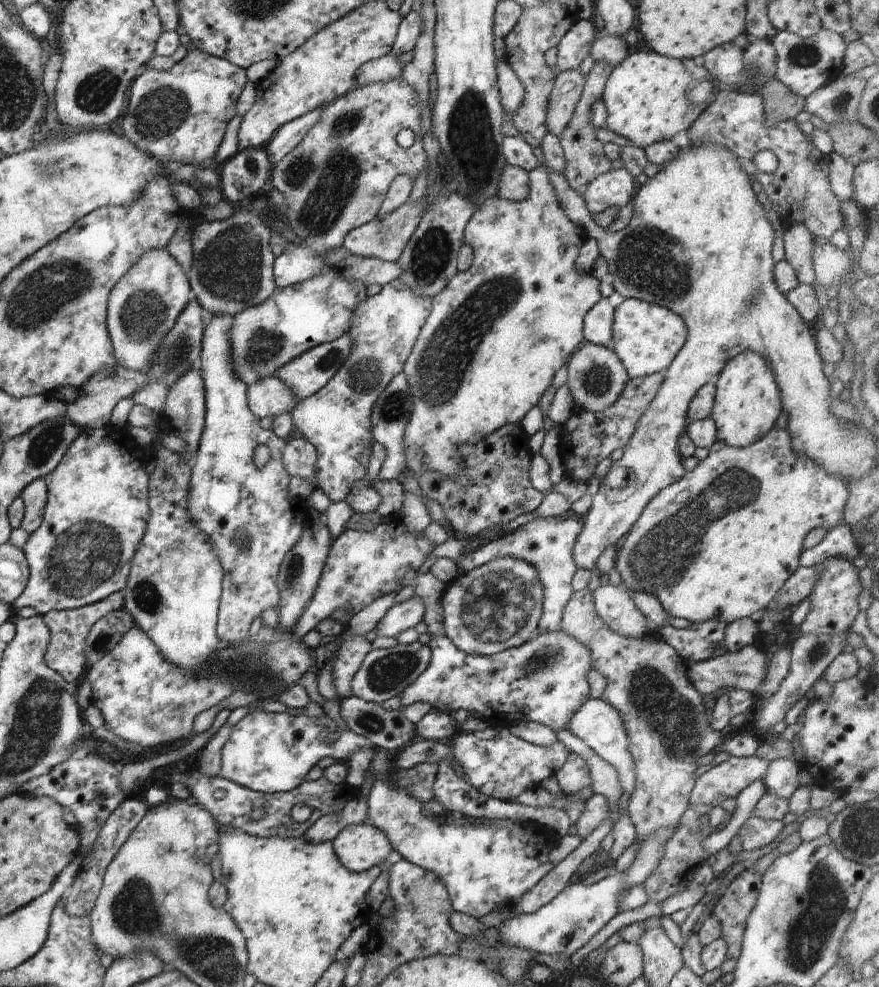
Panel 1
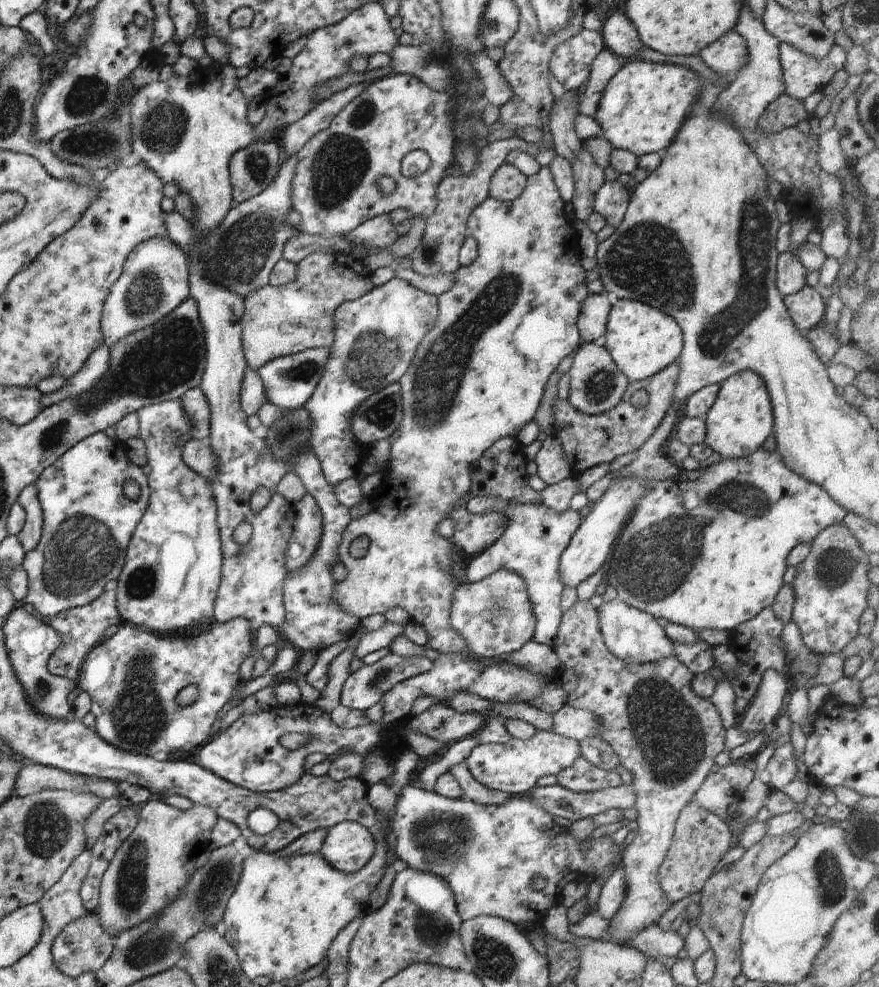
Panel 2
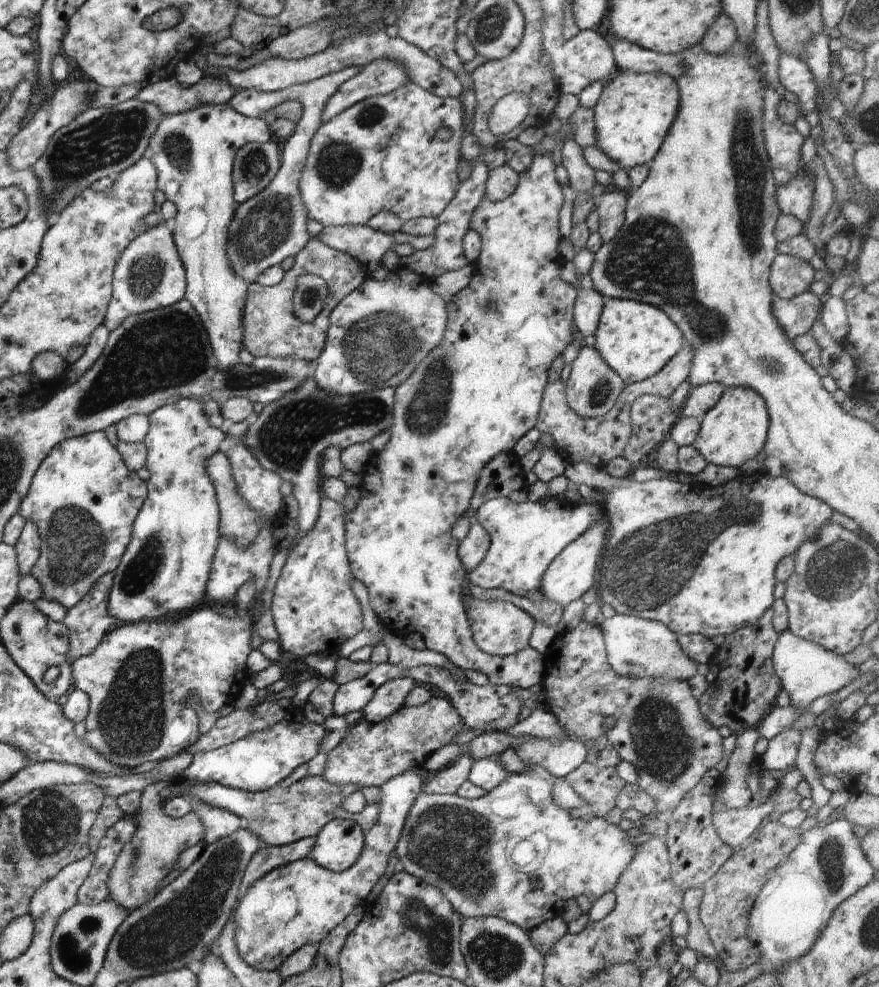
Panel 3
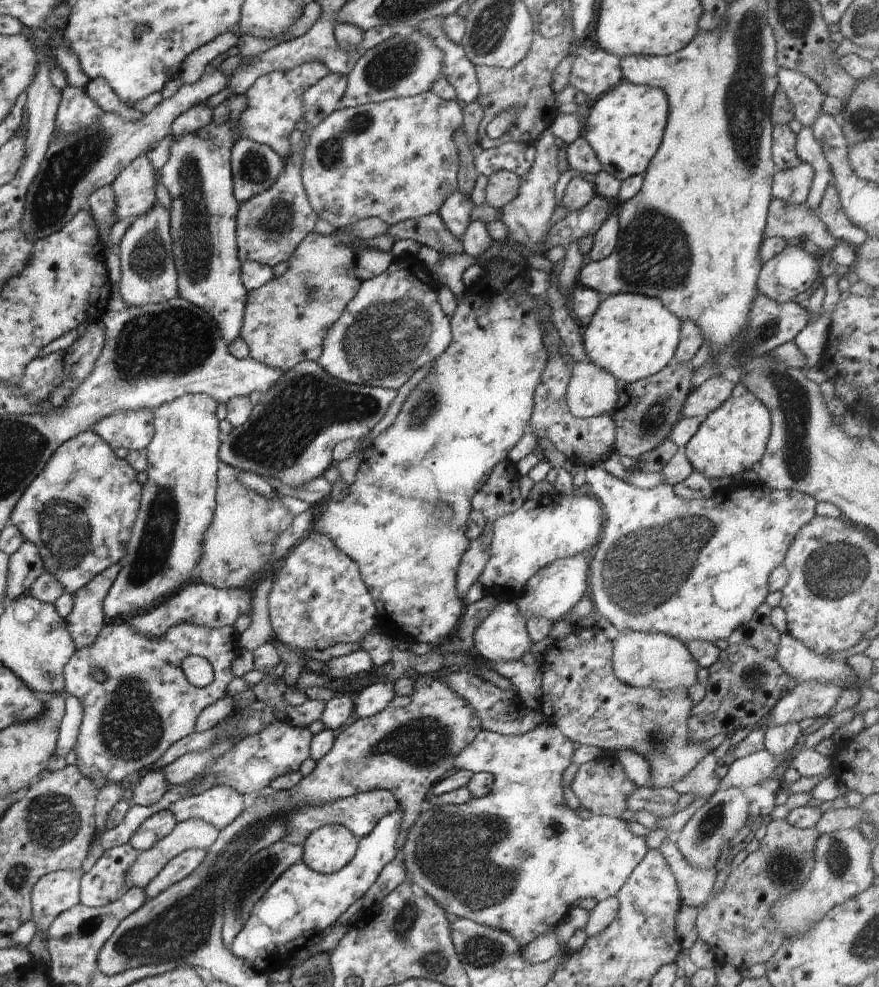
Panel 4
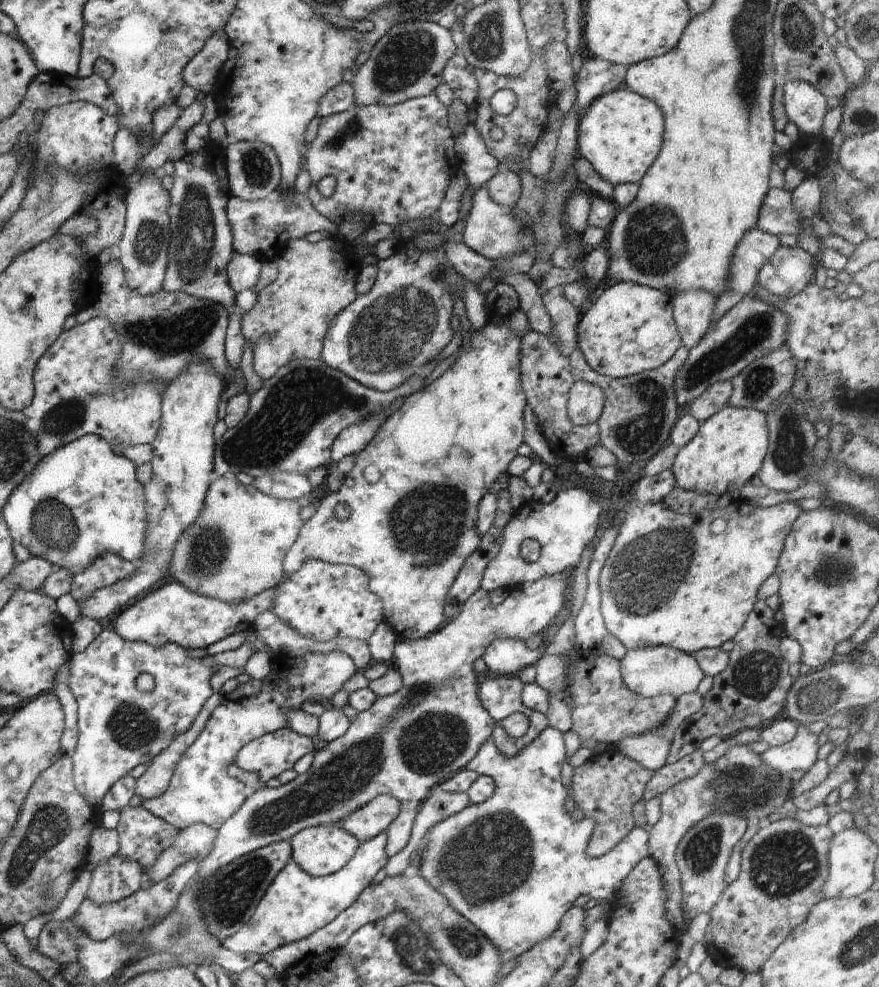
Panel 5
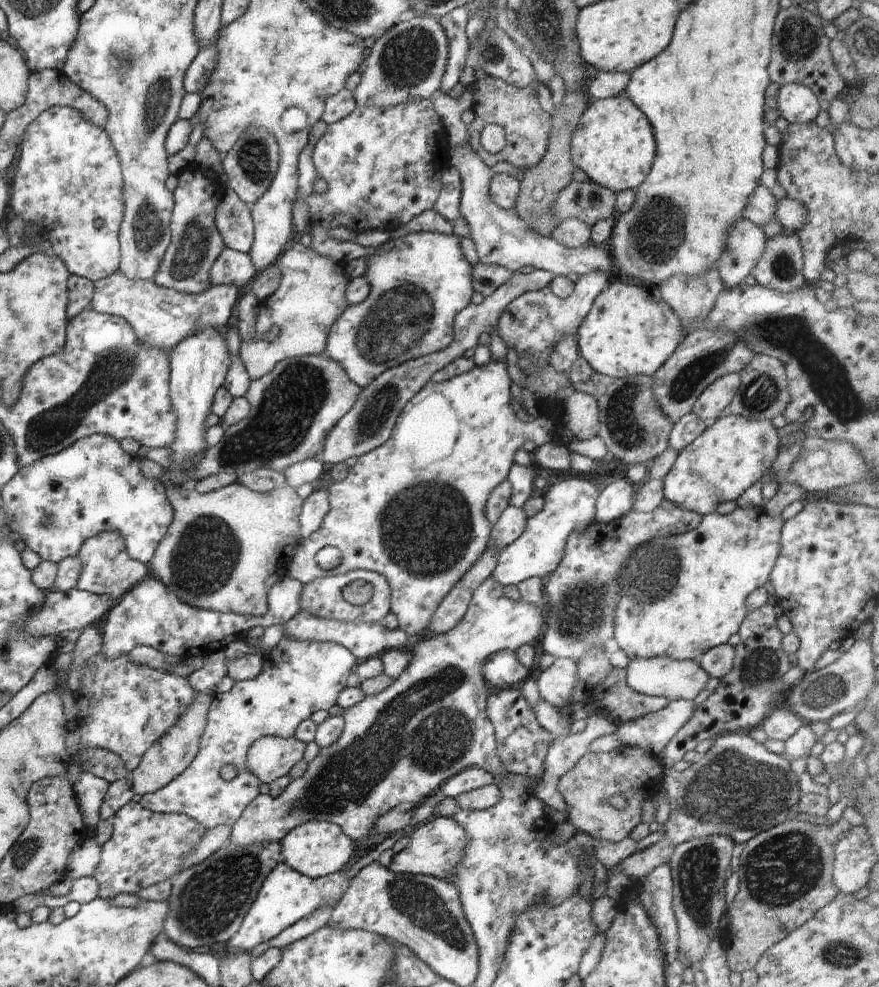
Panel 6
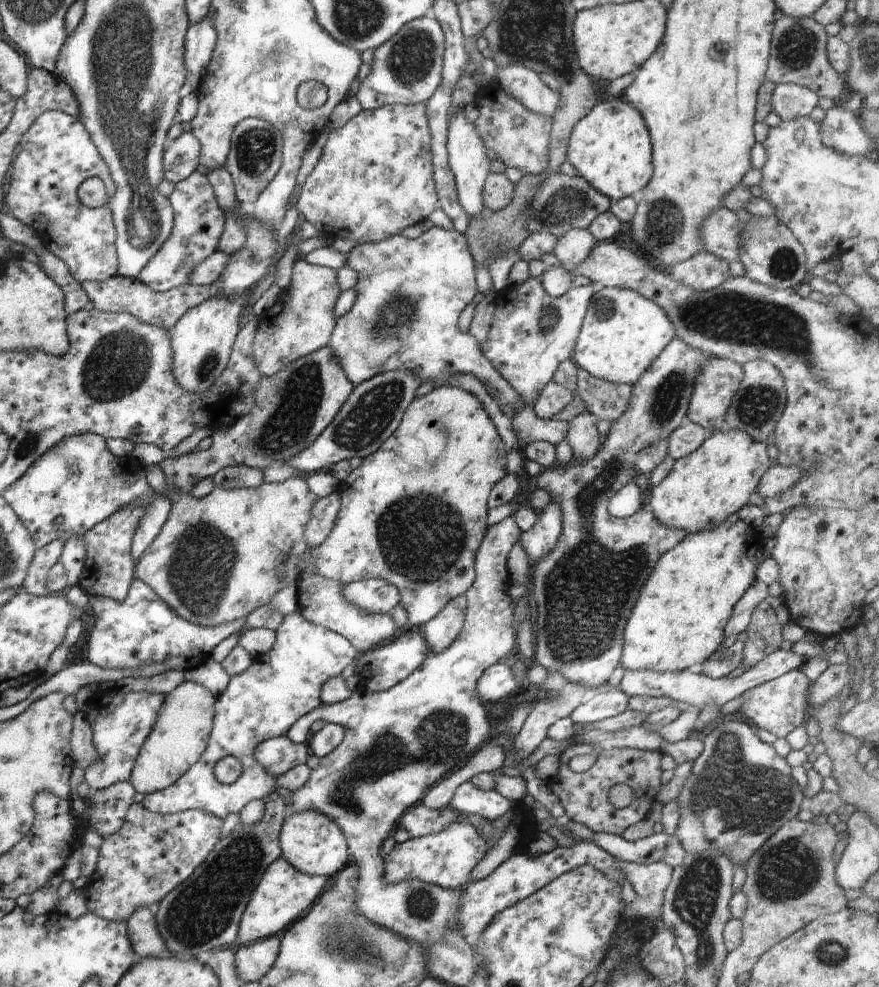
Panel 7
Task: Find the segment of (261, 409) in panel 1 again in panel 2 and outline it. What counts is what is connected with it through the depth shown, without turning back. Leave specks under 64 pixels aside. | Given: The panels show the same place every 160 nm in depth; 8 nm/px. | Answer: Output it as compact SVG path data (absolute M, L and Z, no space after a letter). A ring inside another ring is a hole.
M247 366L244 380L242 380L240 405L244 413L248 416L248 426L250 426L252 430L258 430L258 428L262 426L256 414L258 414L258 410L260 410L264 404L268 404L264 382L262 382L262 378L258 375L257 370Z

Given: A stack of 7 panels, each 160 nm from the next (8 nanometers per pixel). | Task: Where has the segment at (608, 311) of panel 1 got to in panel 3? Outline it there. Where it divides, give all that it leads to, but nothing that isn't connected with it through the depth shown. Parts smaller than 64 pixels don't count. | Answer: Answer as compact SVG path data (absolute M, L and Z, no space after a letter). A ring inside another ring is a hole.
M578 289L573 306L573 322L589 340L597 332L597 326L606 301L594 290Z

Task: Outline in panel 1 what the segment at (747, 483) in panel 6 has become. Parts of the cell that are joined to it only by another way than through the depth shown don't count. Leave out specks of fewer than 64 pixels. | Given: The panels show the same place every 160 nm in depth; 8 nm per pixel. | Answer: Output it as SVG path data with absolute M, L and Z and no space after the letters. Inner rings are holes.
M746 350L743 354L738 354L722 368L722 372L718 374L714 380L716 386L716 397L714 398L714 407L712 408L711 418L716 424L718 430L717 442L724 442L726 446L735 448L745 448L754 444L758 438L762 438L766 432L770 432L774 427L778 416L783 412L780 388L776 383L775 370L772 366L766 364L766 358L762 358L762 354Z

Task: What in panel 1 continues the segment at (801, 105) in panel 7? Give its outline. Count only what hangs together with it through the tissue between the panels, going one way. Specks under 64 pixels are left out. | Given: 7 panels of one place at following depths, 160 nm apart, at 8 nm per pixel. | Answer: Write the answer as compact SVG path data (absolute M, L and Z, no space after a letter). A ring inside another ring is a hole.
M820 28L814 36L802 38L792 32L780 31L770 41L776 50L776 79L793 94L806 99L812 92L836 80L844 71L844 58L848 42L843 36Z

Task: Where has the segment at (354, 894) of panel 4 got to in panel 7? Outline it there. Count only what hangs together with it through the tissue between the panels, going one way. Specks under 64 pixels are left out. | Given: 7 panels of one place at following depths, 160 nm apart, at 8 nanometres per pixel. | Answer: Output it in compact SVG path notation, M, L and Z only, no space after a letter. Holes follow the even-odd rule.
M284 858L270 864L261 882L254 890L239 924L235 946L254 944L262 938L282 934L300 916L304 916L319 900L330 884L331 879L323 876L309 876L291 866Z

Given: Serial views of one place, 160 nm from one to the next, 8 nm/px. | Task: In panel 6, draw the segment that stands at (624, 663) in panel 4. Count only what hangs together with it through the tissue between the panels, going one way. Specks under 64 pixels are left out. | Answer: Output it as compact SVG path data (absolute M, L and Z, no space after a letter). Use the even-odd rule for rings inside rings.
M670 657L634 659L627 668L627 683L632 690L653 697L666 697L670 701L693 701L708 682L707 672L694 661L675 661Z

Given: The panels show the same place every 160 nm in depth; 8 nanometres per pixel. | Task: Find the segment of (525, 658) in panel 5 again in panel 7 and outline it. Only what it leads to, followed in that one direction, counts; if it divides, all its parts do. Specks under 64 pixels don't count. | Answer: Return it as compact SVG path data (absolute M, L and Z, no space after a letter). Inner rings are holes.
M511 663L494 664L480 676L478 694L483 702L498 702L506 696L513 695L522 687L522 682L516 679Z

